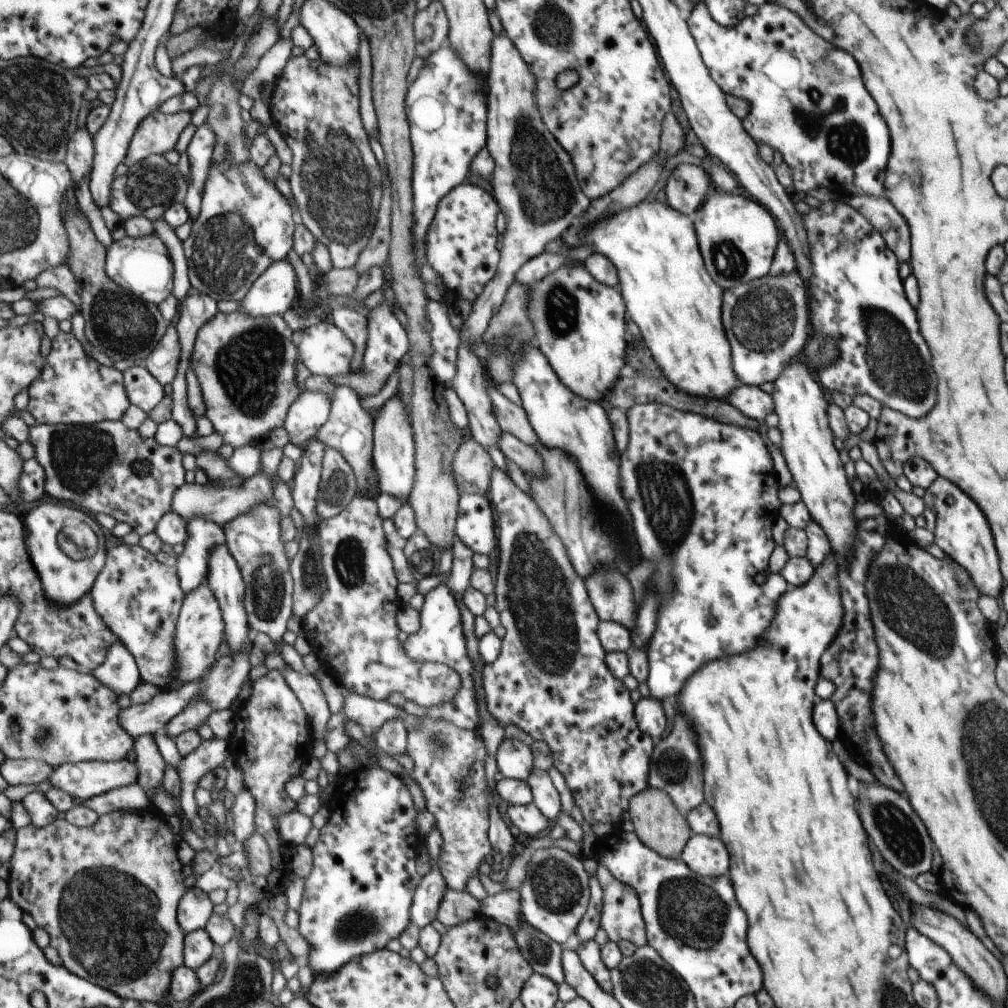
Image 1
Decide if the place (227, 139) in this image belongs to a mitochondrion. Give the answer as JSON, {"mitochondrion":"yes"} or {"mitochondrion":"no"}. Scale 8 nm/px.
{"mitochondrion":"yes"}

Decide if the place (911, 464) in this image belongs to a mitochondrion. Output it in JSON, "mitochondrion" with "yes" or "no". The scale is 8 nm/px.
{"mitochondrion":"no"}

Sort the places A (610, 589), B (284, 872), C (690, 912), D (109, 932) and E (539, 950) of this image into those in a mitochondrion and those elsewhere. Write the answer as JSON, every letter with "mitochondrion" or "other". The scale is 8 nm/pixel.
{"A":"mitochondrion","B":"other","C":"mitochondrion","D":"mitochondrion","E":"mitochondrion"}

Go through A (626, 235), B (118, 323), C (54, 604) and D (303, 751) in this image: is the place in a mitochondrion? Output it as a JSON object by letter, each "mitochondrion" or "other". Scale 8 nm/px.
{"A":"other","B":"mitochondrion","C":"other","D":"other"}

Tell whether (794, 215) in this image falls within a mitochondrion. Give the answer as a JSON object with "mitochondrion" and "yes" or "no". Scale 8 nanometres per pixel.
{"mitochondrion":"no"}

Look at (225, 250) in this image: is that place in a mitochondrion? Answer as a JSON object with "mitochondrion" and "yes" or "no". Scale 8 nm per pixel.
{"mitochondrion":"yes"}

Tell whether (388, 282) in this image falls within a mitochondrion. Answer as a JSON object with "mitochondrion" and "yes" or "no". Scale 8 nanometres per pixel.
{"mitochondrion":"no"}

